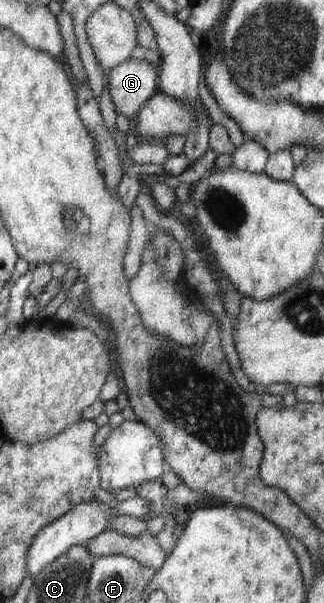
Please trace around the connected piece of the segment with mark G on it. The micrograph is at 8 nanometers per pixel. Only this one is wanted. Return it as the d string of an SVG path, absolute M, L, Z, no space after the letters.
M130 57L108 75L108 90L115 111L132 119L147 99L159 93L156 66L144 59Z

